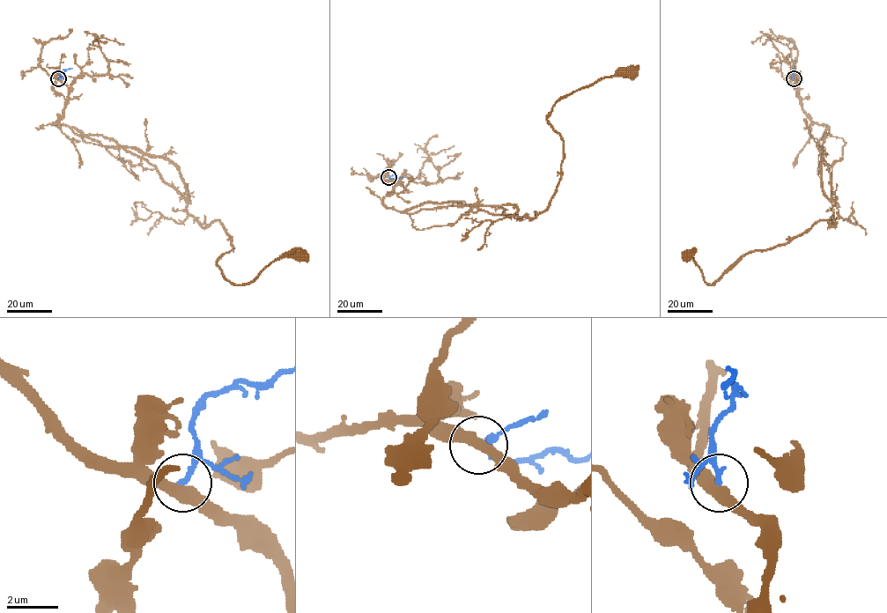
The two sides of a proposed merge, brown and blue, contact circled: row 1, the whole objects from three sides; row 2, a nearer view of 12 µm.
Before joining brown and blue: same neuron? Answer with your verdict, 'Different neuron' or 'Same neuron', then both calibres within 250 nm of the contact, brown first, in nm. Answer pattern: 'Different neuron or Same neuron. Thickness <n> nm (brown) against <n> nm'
Different neuron. Thickness 440 nm (brown) against 240 nm

